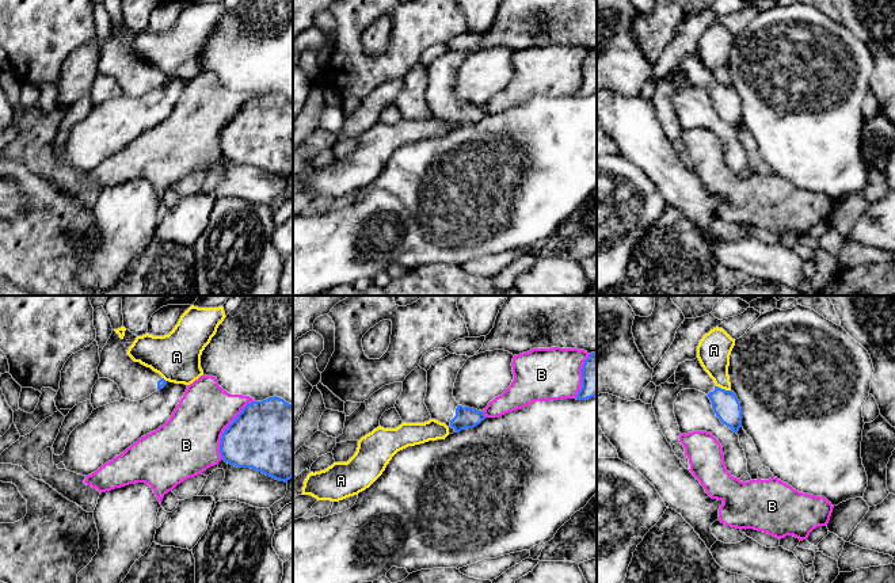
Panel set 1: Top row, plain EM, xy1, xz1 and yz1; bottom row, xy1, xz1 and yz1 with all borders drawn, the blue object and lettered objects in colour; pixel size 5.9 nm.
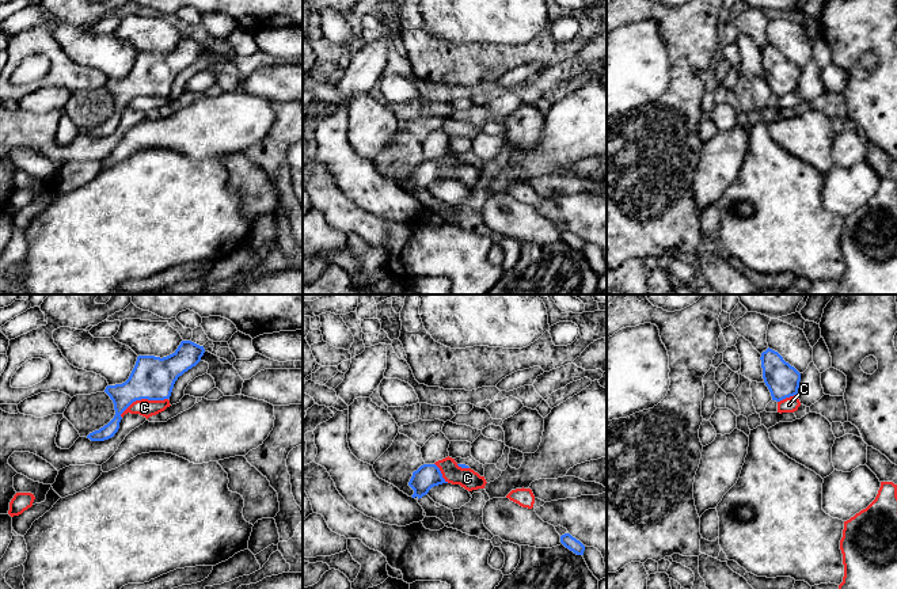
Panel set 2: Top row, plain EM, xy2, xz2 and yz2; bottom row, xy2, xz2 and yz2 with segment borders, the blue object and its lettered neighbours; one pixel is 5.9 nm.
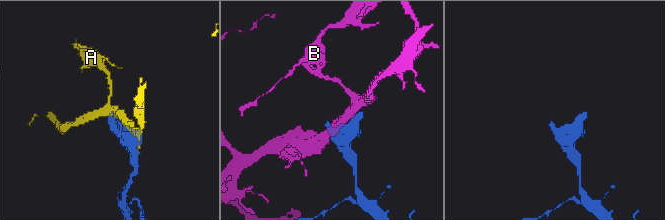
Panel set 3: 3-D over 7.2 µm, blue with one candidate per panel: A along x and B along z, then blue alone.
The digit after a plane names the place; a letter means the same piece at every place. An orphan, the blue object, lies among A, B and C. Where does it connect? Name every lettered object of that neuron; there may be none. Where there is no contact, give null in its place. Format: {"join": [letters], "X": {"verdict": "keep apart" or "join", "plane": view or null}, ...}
{"join": [], "A": {"verdict": "keep apart", "plane": "yz1"}, "B": {"verdict": "keep apart", "plane": "xy1"}, "C": {"verdict": "keep apart", "plane": "xy2"}}

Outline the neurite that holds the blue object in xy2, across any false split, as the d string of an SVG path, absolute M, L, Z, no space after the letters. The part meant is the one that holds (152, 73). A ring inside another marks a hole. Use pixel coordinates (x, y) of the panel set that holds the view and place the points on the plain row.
M182 37L167 53L138 52L129 75L122 80L107 81L104 88L114 99L114 114L87 132L91 137L104 137L118 128L121 110L136 96L170 95L175 77L195 62L205 45L191 37Z

